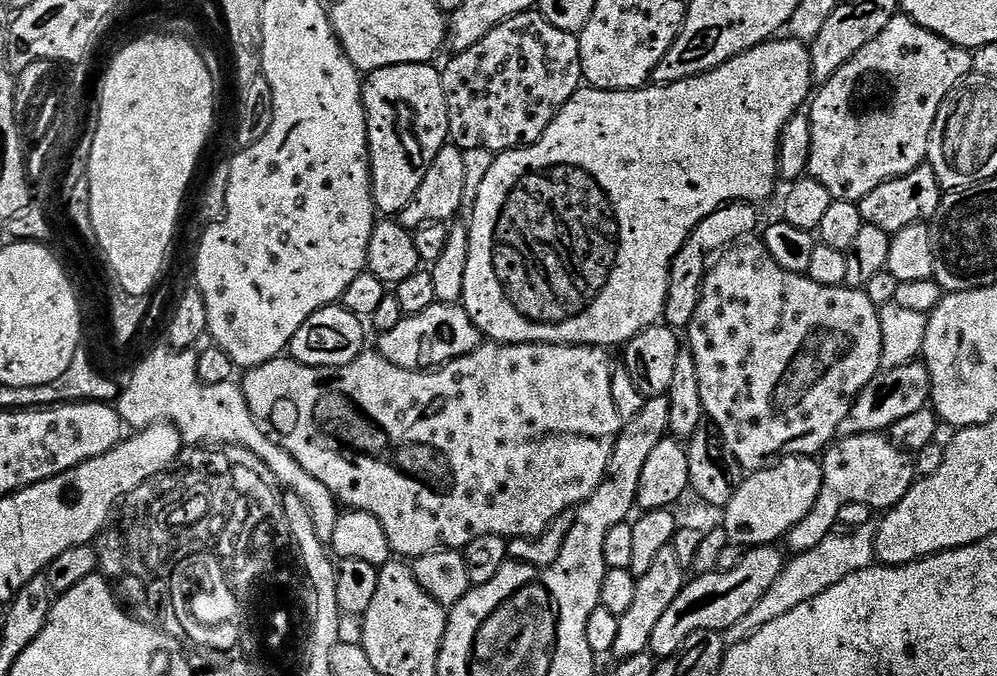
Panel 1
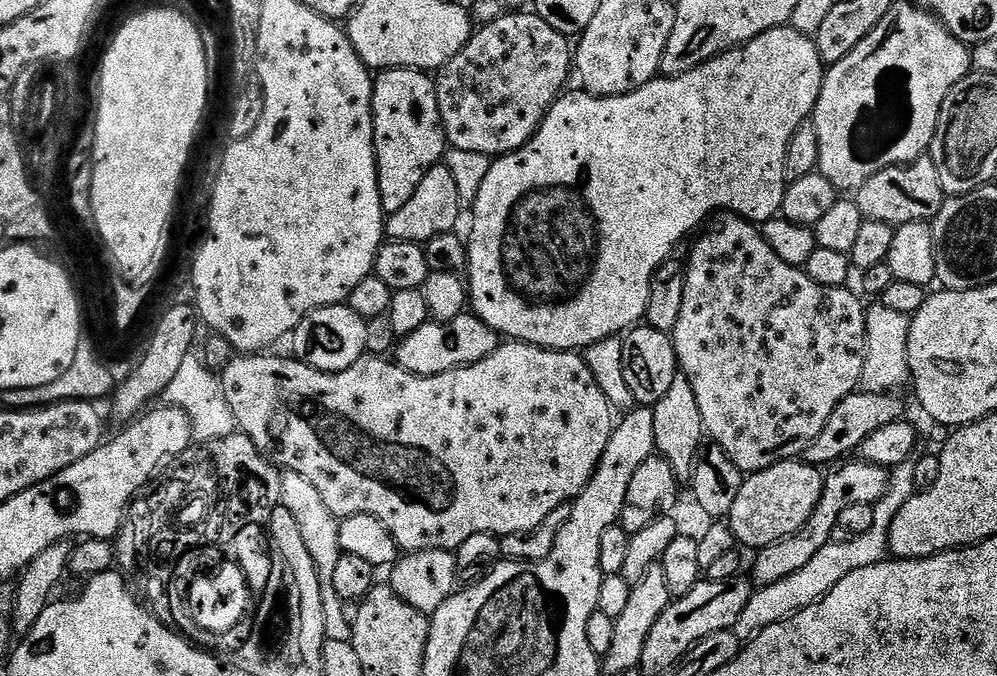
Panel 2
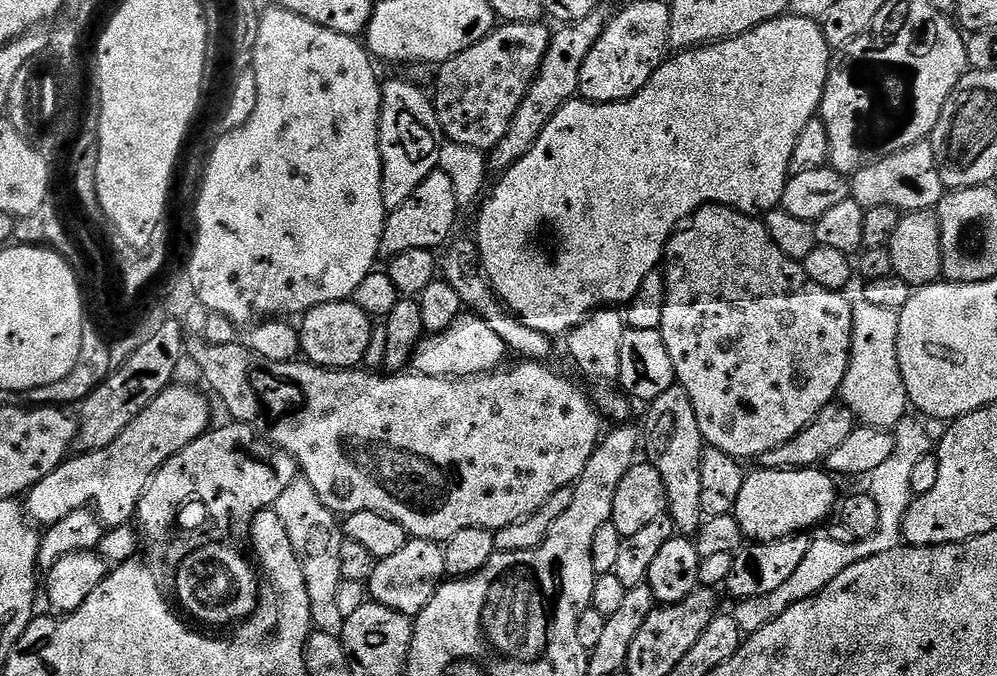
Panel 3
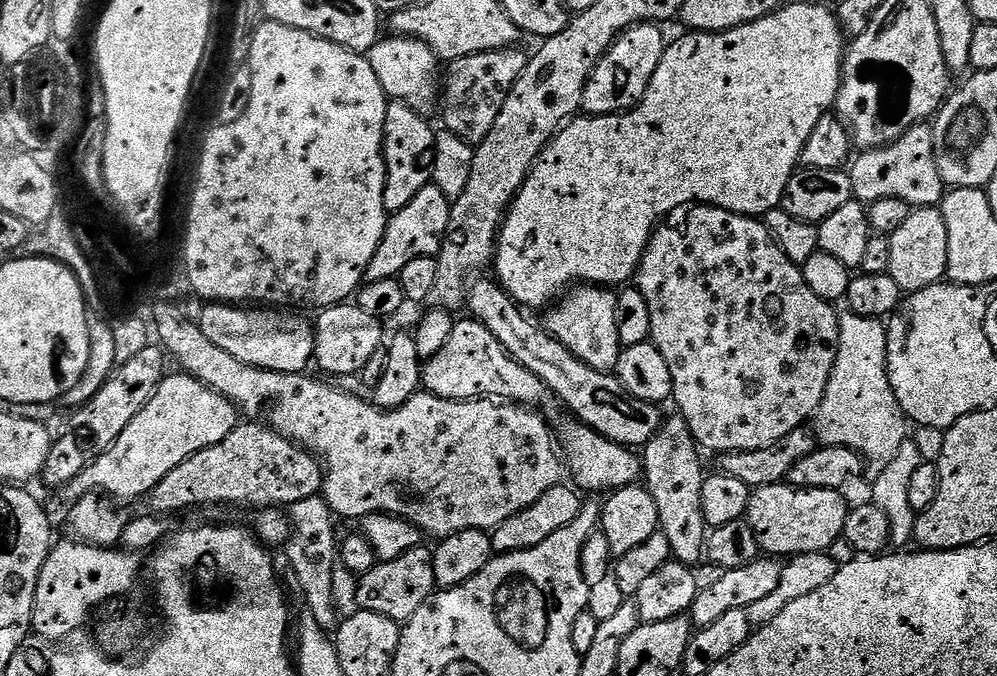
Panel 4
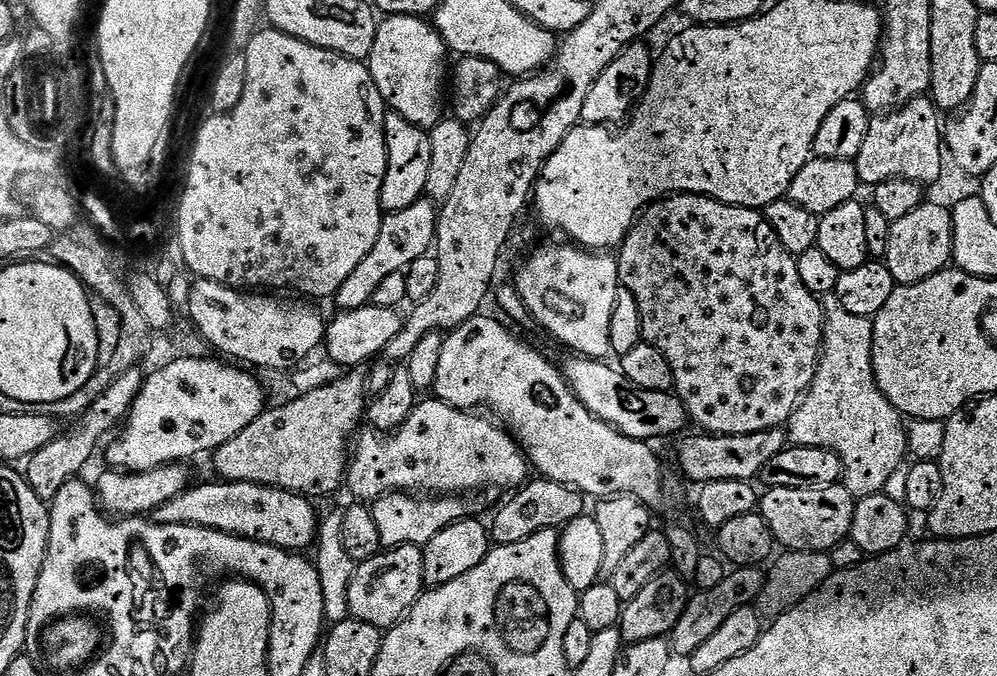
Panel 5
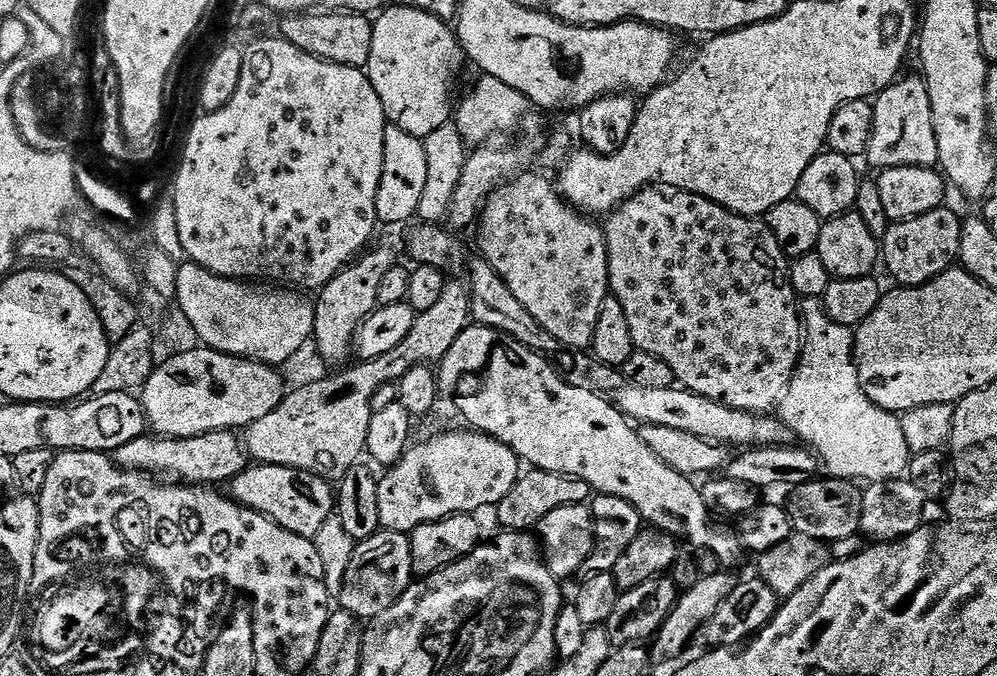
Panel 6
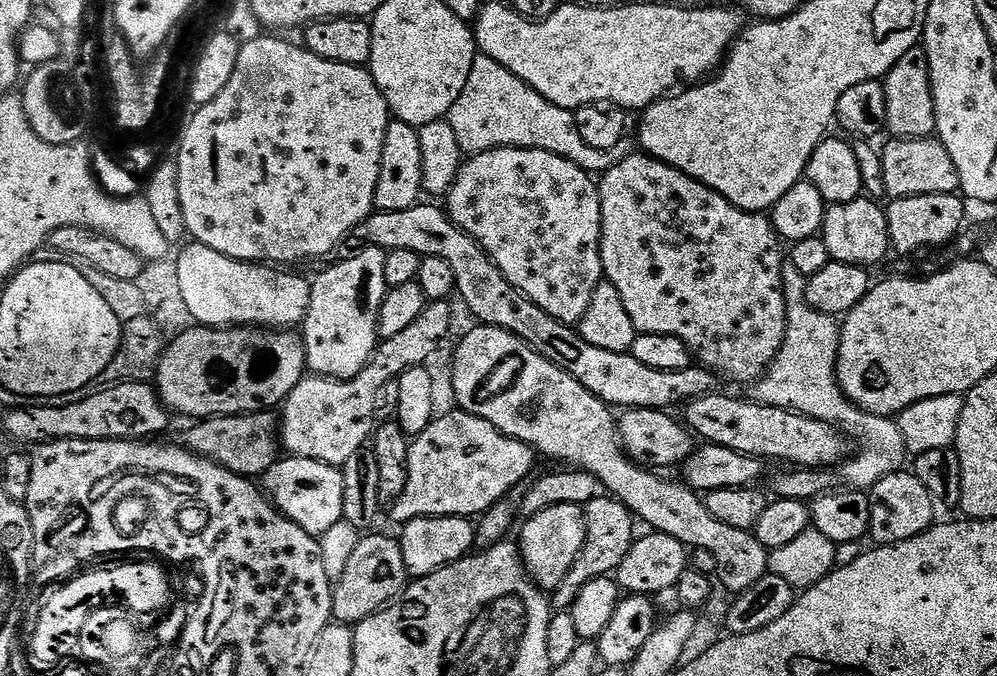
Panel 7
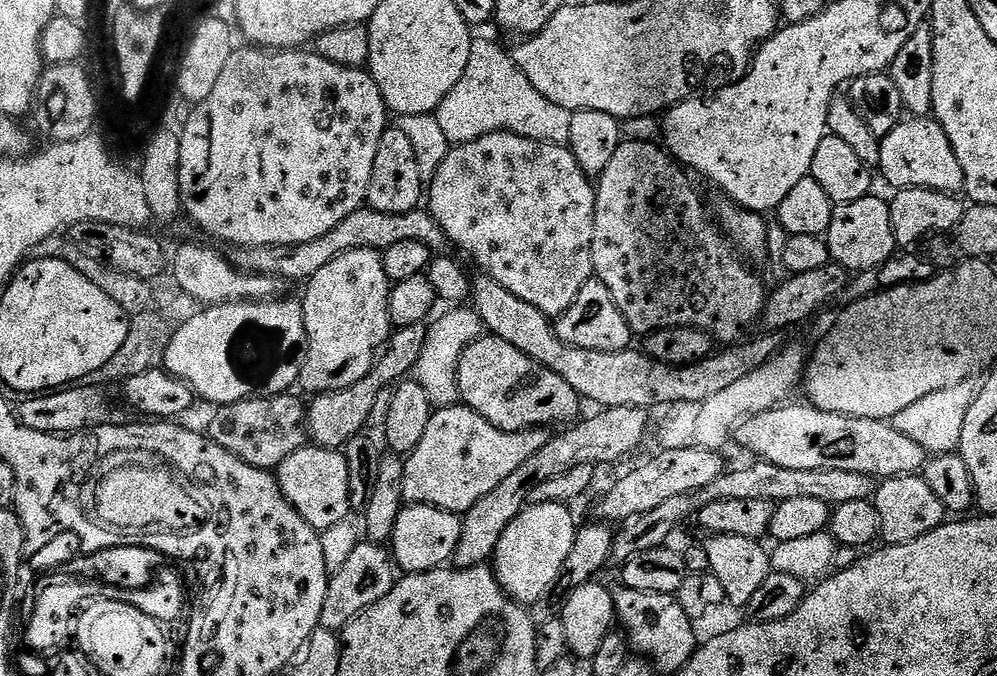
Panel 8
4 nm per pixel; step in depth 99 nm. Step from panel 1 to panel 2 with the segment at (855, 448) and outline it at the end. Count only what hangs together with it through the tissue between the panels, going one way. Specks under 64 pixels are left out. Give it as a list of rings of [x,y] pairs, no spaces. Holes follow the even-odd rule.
[[[861,458],[837,463],[825,475],[820,504],[812,517],[801,526],[800,531],[755,553],[756,569],[750,572],[751,579],[757,585],[763,586],[786,578],[786,574],[794,574],[794,570],[802,570],[802,566],[806,566],[806,562],[810,562],[810,558],[814,558],[814,554],[818,554],[818,550],[822,550],[822,546],[826,546],[833,539],[832,531],[835,533],[838,528],[838,514],[842,514],[842,510],[846,510],[846,506],[851,504],[875,505],[887,492],[888,477],[889,469]]]

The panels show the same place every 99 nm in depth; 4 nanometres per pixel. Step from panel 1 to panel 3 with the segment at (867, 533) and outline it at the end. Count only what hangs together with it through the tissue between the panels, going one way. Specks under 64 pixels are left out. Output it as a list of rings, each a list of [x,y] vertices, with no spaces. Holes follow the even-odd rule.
[[[916,414],[902,417],[893,433],[895,446],[892,456],[889,456],[883,464],[868,475],[868,481],[870,481],[868,493],[877,503],[880,515],[876,533],[865,540],[858,540],[855,543],[847,542],[848,544],[843,544],[840,540],[813,539],[802,566],[798,566],[798,570],[794,570],[794,574],[790,574],[790,578],[777,592],[773,592],[765,599],[742,600],[735,605],[737,608],[734,609],[734,615],[741,633],[751,634],[762,630],[762,626],[775,620],[781,610],[795,604],[798,600],[815,596],[827,584],[834,582],[834,578],[838,578],[838,574],[842,574],[842,570],[846,570],[852,563],[862,562],[866,558],[877,556],[886,550],[901,547],[906,510],[912,505],[914,499],[911,475],[918,462],[931,455],[934,448],[934,440],[931,440],[922,423],[924,423],[923,419]]]

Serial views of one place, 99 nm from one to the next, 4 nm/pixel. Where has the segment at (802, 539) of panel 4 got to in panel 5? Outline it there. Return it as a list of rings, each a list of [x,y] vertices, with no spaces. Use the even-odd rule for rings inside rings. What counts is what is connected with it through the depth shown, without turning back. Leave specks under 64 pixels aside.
[[[843,483],[817,487],[775,488],[763,493],[758,511],[772,531],[772,539],[781,549],[793,552],[827,552],[852,535],[857,497]]]

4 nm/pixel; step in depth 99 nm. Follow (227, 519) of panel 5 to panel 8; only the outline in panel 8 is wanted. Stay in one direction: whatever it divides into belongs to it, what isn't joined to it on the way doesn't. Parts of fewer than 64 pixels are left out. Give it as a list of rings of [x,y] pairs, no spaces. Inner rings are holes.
[[[301,446],[275,469],[274,475],[285,498],[296,507],[298,515],[317,532],[343,524],[349,519],[350,478],[343,451],[327,450],[319,446]]]

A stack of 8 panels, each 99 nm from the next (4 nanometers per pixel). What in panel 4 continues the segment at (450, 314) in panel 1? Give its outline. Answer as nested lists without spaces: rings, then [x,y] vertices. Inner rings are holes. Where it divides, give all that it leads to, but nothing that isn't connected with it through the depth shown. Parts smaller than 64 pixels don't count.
[[[475,318],[468,320],[457,319],[452,326],[452,333],[440,349],[427,357],[422,368],[422,384],[429,392],[436,393],[437,396],[456,398],[464,394],[476,394],[479,388],[504,388],[507,384],[512,384],[512,390],[517,395],[517,399],[526,402],[536,402],[546,393],[546,384],[535,371],[524,366],[515,366],[513,357],[508,355],[508,351],[490,334],[490,330],[485,324],[480,323]]]

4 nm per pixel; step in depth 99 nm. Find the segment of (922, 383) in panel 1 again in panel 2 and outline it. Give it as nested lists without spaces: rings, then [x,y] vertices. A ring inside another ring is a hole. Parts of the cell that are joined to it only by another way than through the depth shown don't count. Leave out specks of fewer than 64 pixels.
[[[867,390],[852,392],[846,398],[842,398],[842,402],[838,402],[838,406],[834,410],[834,414],[830,414],[822,434],[818,434],[818,438],[814,438],[814,442],[810,442],[808,449],[802,453],[803,459],[807,463],[817,466],[835,465],[837,462],[851,457],[874,431],[901,419],[905,415],[903,412],[904,400],[896,392],[882,393]]]

